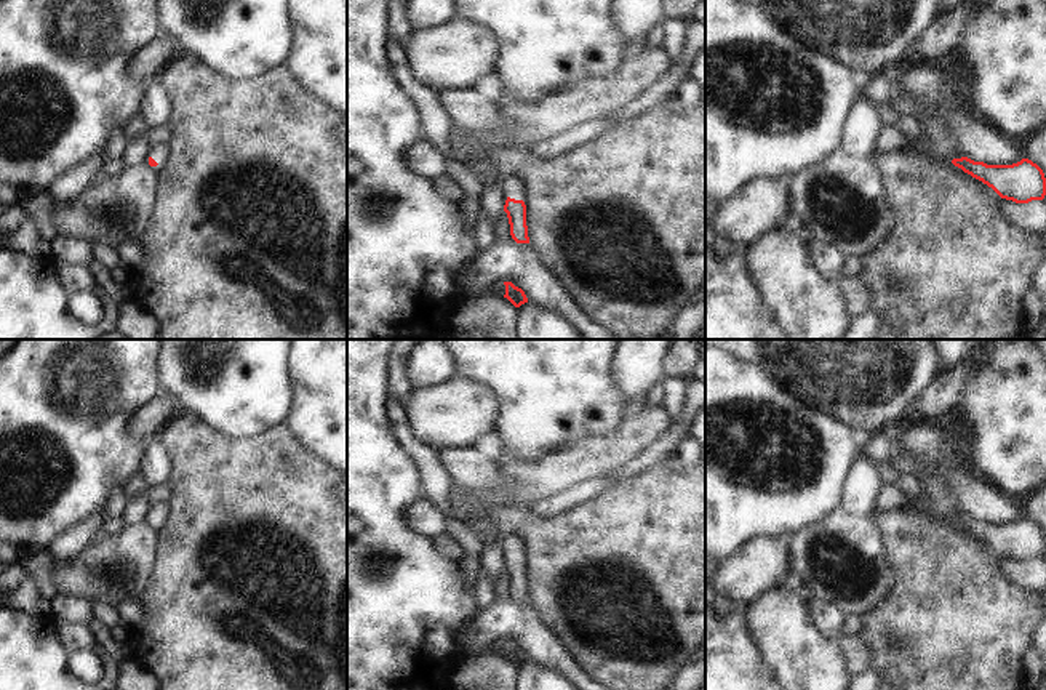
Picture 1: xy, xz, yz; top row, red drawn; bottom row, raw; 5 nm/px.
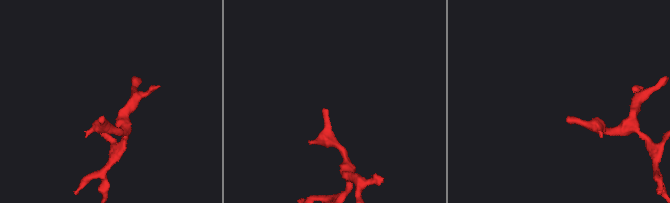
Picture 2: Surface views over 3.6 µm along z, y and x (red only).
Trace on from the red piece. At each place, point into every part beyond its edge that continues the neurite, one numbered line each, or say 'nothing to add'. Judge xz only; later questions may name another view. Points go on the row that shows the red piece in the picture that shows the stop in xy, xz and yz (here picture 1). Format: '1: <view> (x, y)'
1: xz (512, 186)

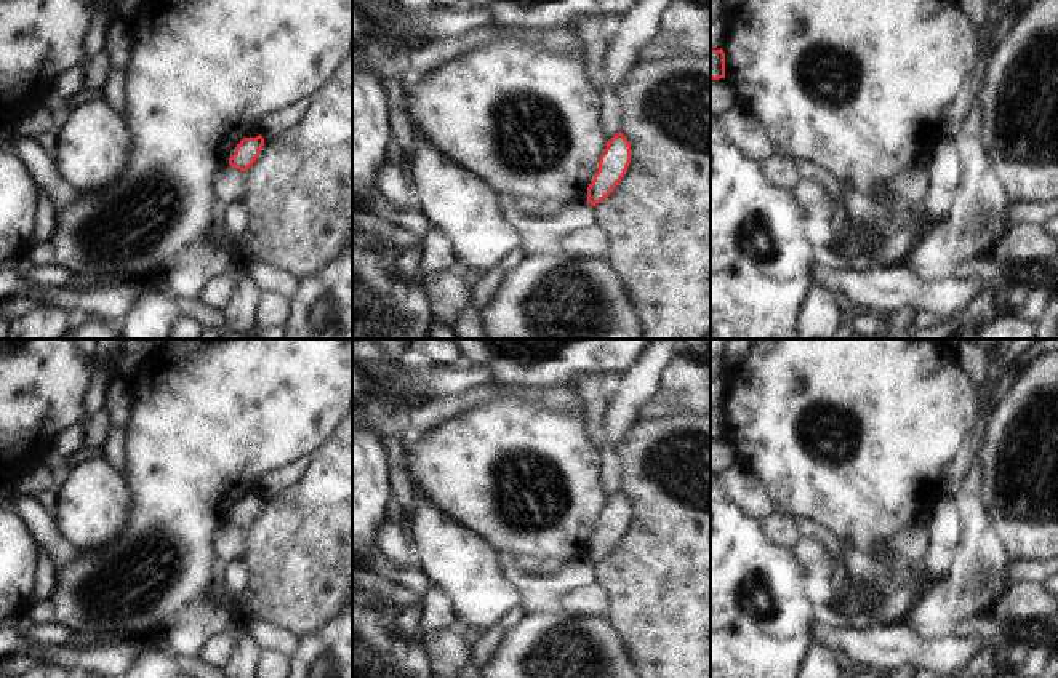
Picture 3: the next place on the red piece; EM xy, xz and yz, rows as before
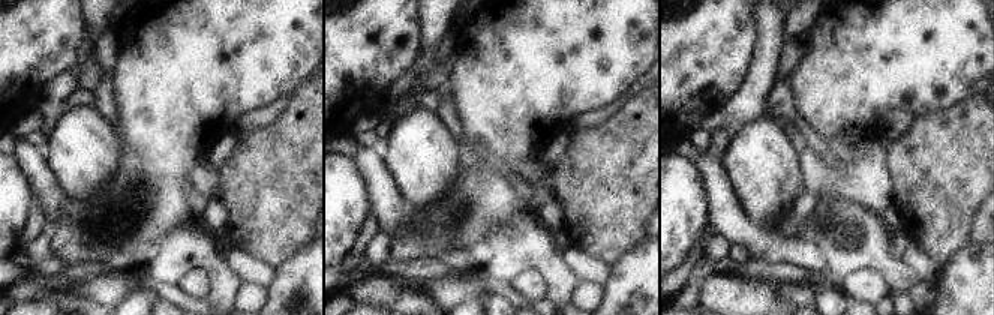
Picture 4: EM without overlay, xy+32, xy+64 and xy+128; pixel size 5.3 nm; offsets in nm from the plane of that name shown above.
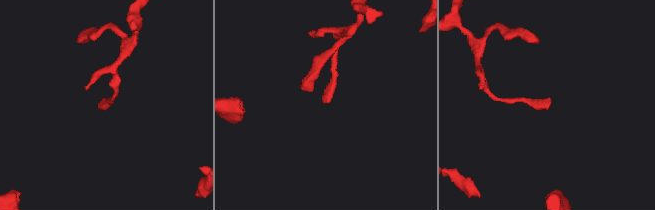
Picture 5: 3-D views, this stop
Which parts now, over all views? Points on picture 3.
nothing to add

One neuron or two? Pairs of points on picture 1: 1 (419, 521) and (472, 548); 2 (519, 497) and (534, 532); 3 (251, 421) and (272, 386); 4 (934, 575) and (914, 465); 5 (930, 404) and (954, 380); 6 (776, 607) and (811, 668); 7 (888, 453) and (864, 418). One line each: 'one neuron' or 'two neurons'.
1: two neurons
2: two neurons
3: one neuron
4: two neurons
5: one neuron
6: one neuron
7: two neurons

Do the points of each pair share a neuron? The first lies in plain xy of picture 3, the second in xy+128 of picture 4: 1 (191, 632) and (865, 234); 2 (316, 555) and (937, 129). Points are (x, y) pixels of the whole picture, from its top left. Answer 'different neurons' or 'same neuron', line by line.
1: same neuron
2: same neuron

